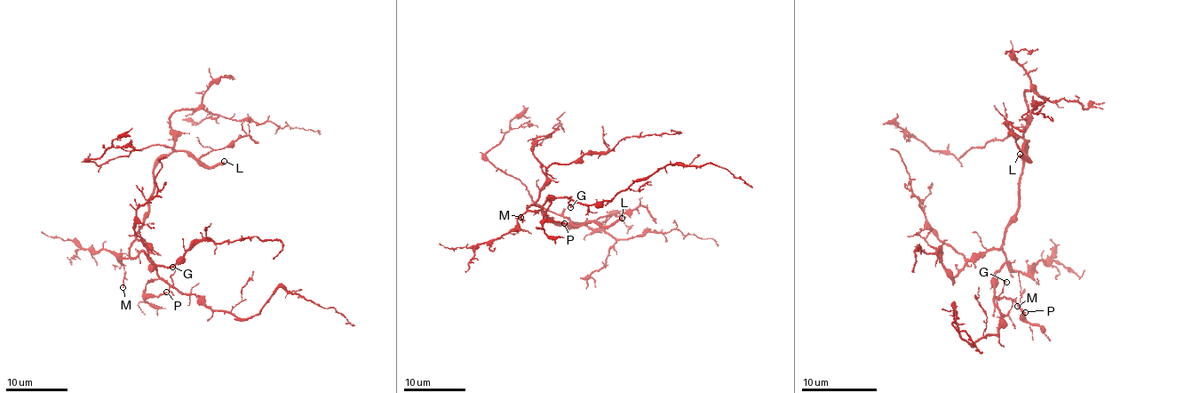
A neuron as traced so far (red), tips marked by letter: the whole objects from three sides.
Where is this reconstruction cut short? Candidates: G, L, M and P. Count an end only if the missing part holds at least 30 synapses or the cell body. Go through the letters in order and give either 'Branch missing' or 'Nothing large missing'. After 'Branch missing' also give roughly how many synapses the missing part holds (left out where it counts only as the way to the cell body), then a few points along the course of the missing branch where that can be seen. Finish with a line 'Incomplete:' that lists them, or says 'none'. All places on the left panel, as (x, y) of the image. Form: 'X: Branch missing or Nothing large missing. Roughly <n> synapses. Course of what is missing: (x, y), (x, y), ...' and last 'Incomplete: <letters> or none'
G: Nothing large missing
L: Branch missing. Roughly 70 synapses
M: Nothing large missing
P: Nothing large missing
Incomplete: L

